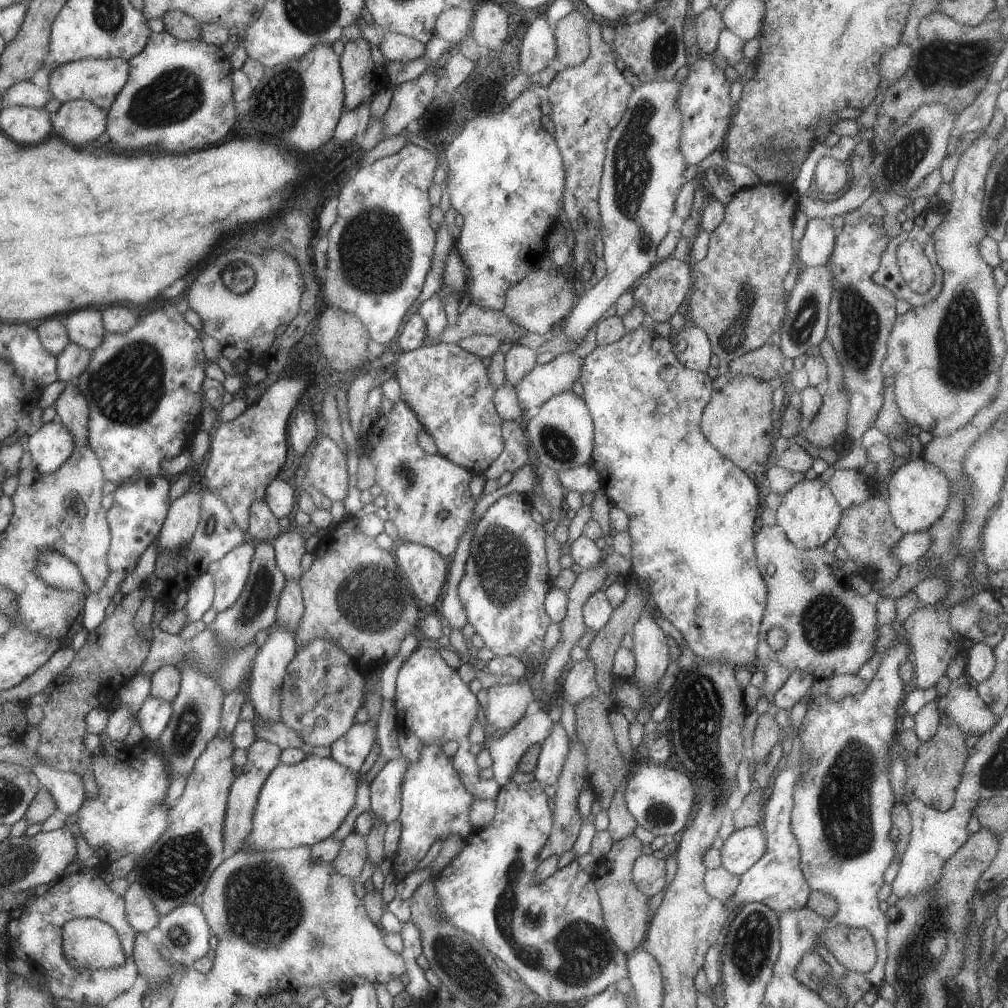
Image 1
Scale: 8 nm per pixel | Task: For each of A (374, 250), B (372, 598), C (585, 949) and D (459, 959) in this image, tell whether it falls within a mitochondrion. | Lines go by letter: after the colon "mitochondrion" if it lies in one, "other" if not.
A: mitochondrion
B: mitochondrion
C: mitochondrion
D: mitochondrion

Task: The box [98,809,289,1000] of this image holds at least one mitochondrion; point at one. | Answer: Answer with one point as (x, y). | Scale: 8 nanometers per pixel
(177, 868)

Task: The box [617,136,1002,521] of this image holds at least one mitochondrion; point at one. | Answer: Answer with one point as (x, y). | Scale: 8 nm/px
(965, 349)

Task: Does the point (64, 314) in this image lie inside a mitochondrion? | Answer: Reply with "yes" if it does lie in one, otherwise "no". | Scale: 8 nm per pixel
no

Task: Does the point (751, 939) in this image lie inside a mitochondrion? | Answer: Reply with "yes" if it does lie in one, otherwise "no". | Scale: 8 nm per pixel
yes

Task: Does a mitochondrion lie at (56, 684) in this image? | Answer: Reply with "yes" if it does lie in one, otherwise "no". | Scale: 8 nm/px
no

